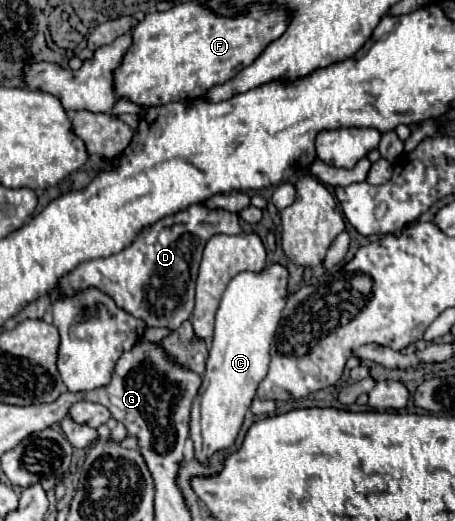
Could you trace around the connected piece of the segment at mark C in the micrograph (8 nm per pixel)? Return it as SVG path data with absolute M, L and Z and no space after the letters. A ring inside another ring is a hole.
M272 265L260 273L238 273L226 287L220 307L216 311L216 327L214 327L214 339L210 357L206 361L204 381L198 391L198 397L192 405L192 417L190 417L190 439L194 443L194 455L202 465L210 463L212 453L218 453L222 449L228 449L234 445L238 431L244 423L244 415L252 405L252 399L256 395L258 383L266 377L268 363L270 363L270 343L274 337L274 331L278 327L282 309L286 305L286 279L288 273L282 265Z

